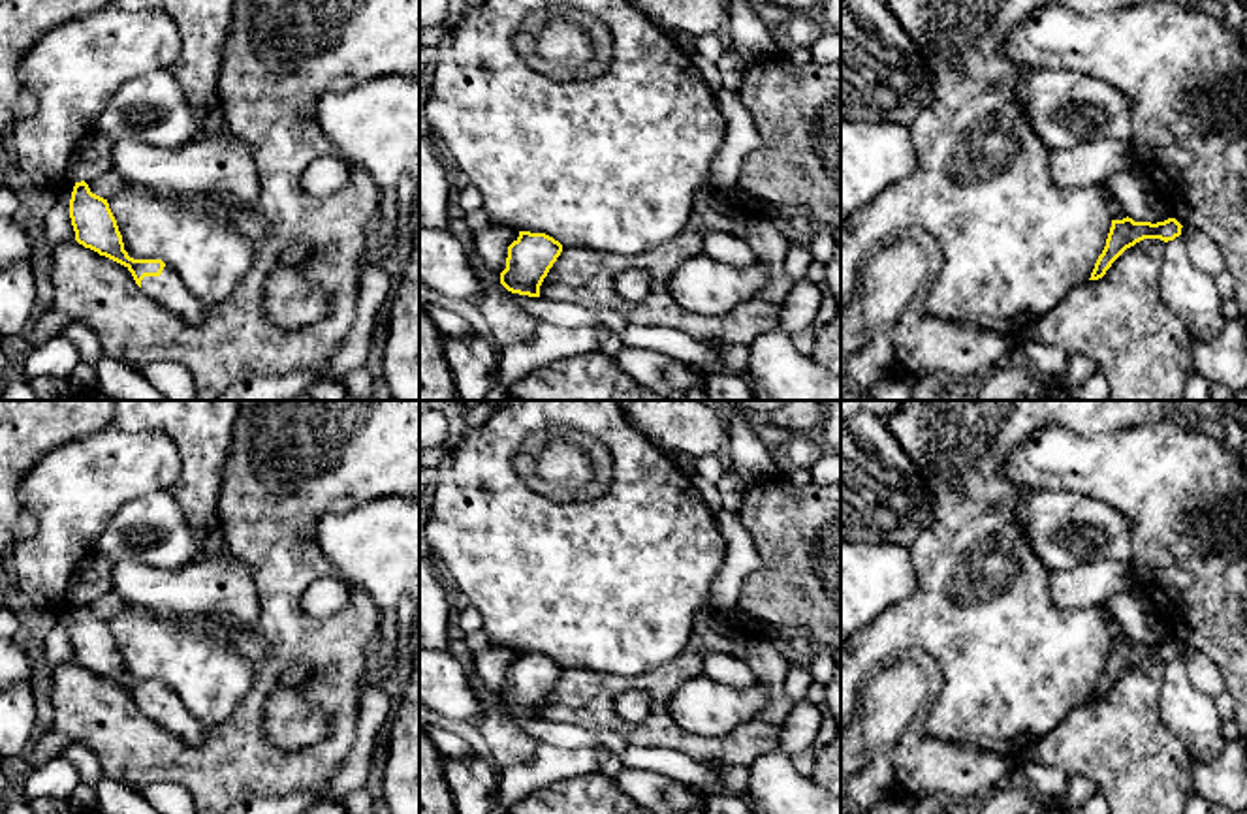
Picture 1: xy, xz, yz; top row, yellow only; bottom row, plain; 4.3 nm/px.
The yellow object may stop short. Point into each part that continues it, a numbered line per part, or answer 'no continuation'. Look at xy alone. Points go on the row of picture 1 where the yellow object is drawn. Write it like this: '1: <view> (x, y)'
1: xy (168, 288)

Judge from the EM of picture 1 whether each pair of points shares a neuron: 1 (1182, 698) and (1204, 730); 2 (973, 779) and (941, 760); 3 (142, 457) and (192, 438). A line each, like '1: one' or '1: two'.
1: one
2: one
3: two

